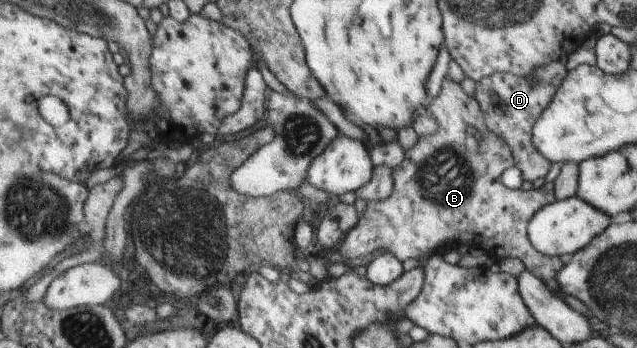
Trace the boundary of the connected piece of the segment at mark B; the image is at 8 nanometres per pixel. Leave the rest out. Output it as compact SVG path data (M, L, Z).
M449 77L443 79L443 85L439 95L434 99L434 103L430 104L429 114L440 124L440 131L433 134L427 135L427 137L418 137L417 143L405 152L405 158L395 169L391 171L391 177L393 177L393 192L389 195L388 199L381 201L369 201L367 202L367 207L365 207L365 212L363 216L359 219L359 224L354 225L353 228L347 233L347 237L343 239L339 253L345 257L345 259L357 259L359 257L364 257L372 255L374 252L379 249L386 249L387 252L393 254L399 261L404 262L409 258L419 260L419 257L429 257L429 253L435 253L435 249L441 251L441 245L445 245L447 248L452 247L459 243L468 244L471 248L481 249L493 258L496 262L499 262L499 259L503 257L513 257L523 261L523 265L529 272L533 272L537 278L543 280L543 282L554 291L560 292L559 286L557 285L557 275L560 274L561 269L563 269L563 261L559 257L551 257L547 255L542 255L539 251L536 251L536 248L533 247L531 241L528 239L528 227L532 222L532 219L544 209L545 206L548 206L551 203L556 202L556 195L554 192L554 183L546 183L540 189L532 189L530 191L523 191L523 189L509 189L501 183L501 143L495 135L489 135L487 131L487 122L484 113L476 99L474 97L468 97L463 92L461 85Z

